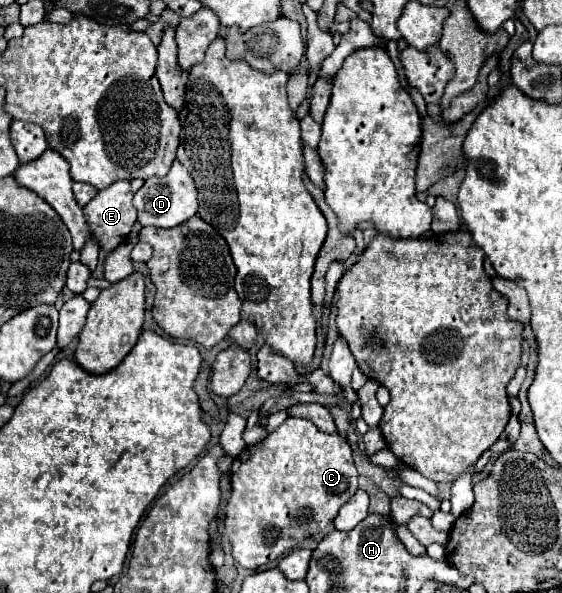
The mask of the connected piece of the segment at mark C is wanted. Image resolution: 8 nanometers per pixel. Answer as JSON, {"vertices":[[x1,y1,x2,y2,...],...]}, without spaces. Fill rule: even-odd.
{"vertices":[[287,418,259,444,247,446,231,466,231,496,225,506,225,530,231,540,233,560,243,568,271,564,293,550,305,538,323,530,339,508,357,492,357,468,349,442,339,434,321,432,307,418]]}

